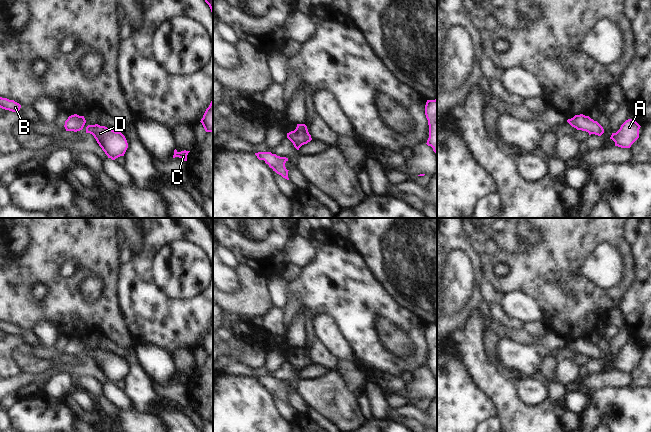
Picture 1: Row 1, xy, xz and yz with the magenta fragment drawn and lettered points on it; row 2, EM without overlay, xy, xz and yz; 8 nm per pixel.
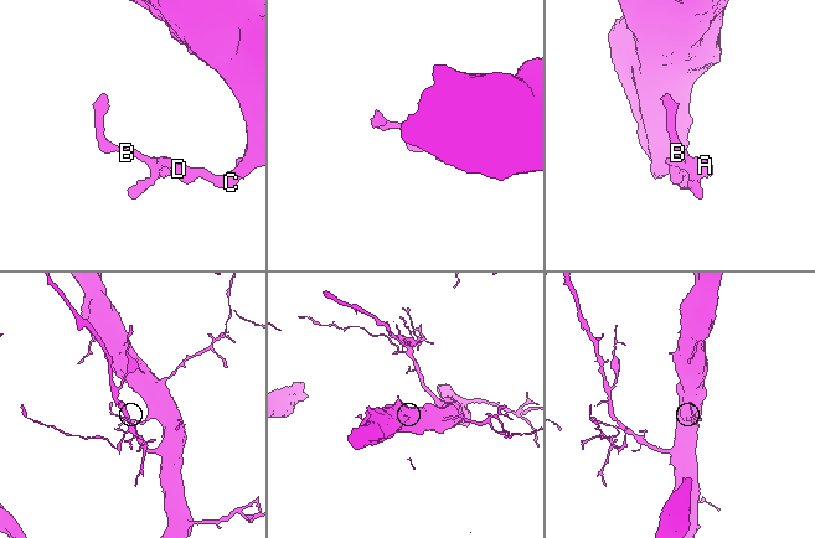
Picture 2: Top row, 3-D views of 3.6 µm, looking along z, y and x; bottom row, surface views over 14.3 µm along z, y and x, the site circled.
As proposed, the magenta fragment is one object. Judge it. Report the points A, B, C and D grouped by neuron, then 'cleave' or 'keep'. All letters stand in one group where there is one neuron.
A B C D; keep

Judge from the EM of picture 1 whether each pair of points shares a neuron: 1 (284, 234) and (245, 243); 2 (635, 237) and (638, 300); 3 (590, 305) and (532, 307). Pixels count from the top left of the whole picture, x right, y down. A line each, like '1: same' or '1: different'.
1: same
2: same
3: different

